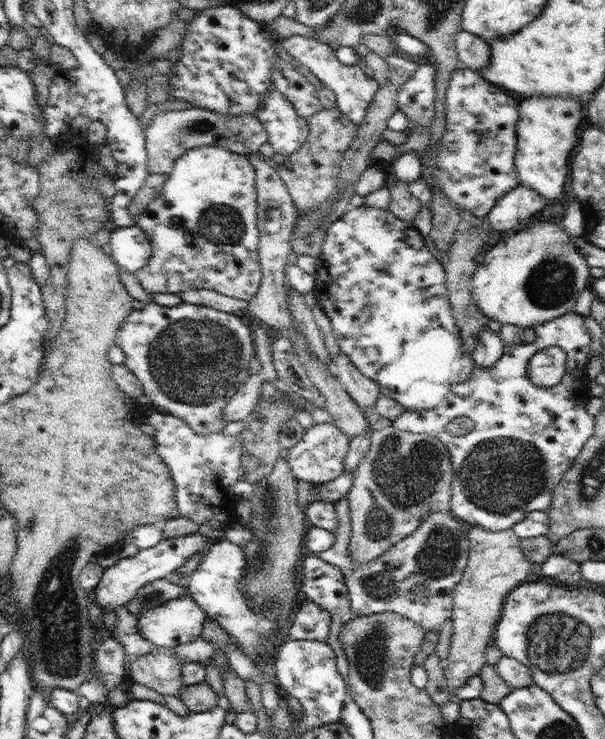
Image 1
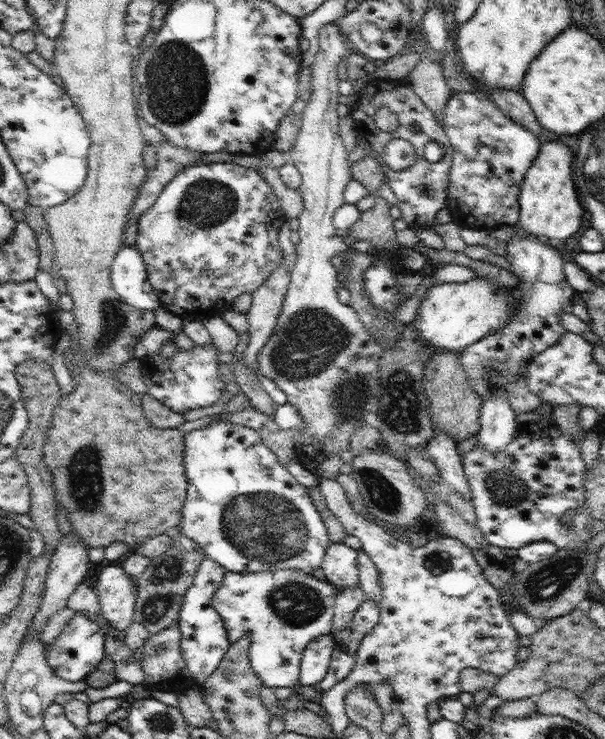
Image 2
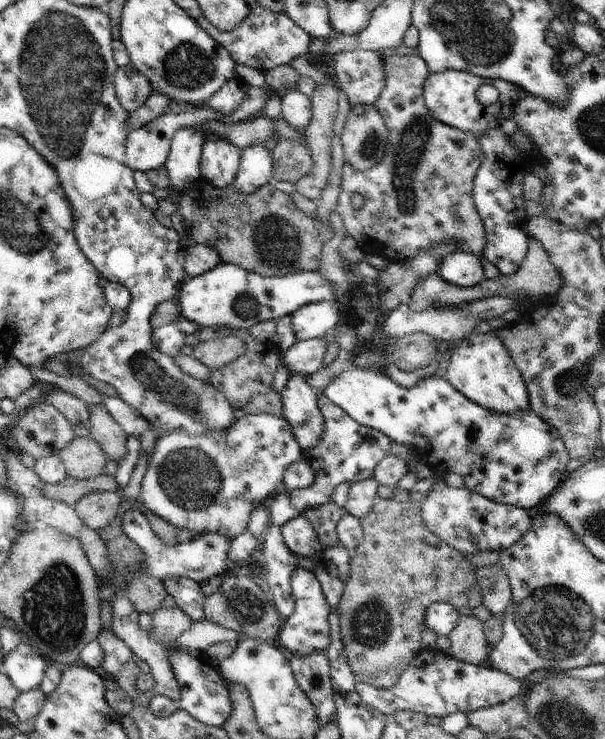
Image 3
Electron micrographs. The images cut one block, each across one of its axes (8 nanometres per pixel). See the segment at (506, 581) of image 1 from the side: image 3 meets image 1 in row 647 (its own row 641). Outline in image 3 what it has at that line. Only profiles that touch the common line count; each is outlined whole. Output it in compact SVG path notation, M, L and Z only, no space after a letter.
M474 615L459 616L454 631L447 637L452 643L449 655L472 665L486 665L492 647L488 645L484 624Z

